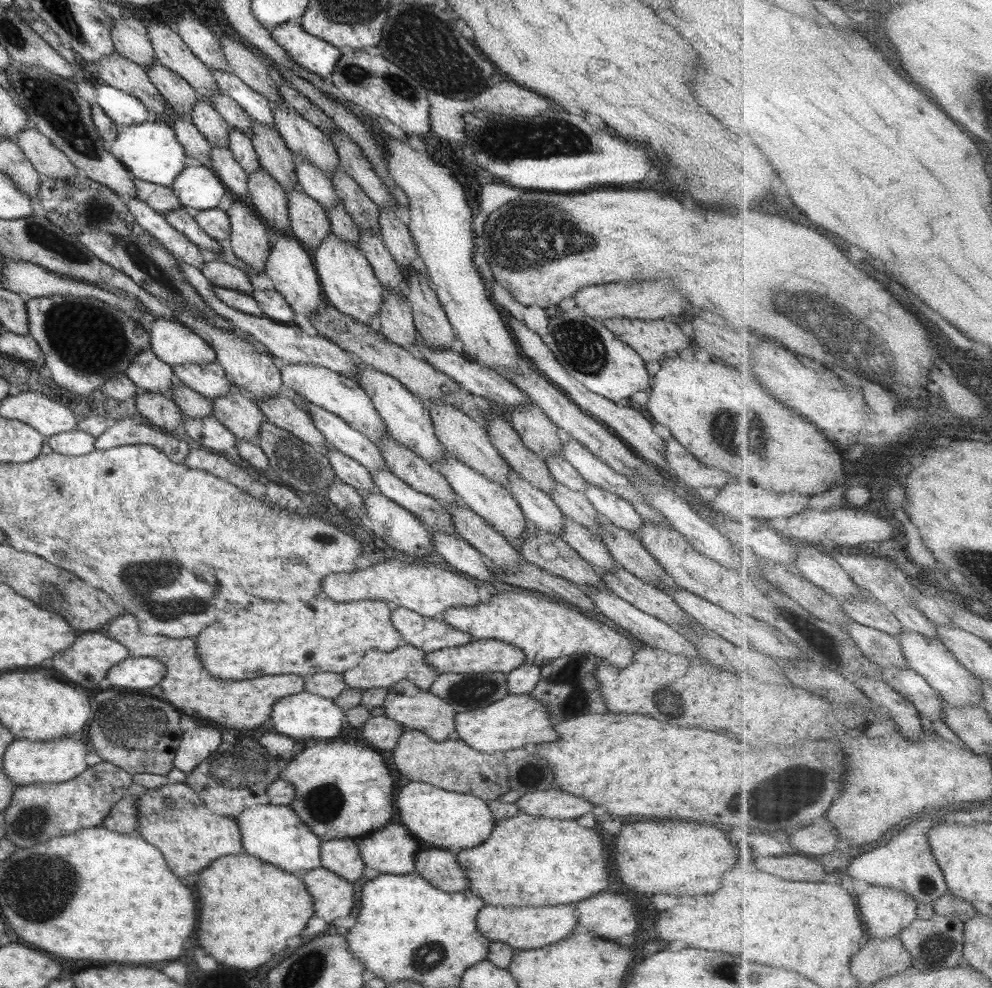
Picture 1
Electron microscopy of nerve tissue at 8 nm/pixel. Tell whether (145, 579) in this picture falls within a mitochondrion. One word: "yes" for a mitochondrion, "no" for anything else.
yes

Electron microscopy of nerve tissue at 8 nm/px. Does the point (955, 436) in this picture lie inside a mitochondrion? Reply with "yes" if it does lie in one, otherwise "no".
no

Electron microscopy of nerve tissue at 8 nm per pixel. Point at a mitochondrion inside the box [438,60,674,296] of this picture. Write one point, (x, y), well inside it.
(551, 238)

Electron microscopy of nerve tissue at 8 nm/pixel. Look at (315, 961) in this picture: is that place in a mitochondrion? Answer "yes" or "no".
yes

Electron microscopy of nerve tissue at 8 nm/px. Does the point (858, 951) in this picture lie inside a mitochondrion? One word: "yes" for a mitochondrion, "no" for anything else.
no

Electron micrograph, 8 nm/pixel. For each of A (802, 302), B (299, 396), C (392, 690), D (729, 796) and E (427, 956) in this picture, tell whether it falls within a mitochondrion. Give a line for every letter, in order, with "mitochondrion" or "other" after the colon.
A: mitochondrion
B: other
C: other
D: mitochondrion
E: mitochondrion

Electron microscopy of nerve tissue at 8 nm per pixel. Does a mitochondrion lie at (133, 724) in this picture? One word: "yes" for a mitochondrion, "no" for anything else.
yes

